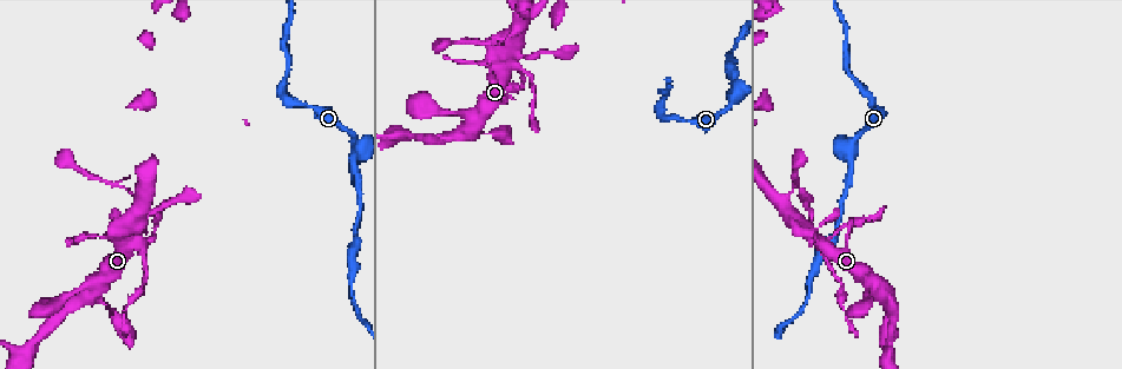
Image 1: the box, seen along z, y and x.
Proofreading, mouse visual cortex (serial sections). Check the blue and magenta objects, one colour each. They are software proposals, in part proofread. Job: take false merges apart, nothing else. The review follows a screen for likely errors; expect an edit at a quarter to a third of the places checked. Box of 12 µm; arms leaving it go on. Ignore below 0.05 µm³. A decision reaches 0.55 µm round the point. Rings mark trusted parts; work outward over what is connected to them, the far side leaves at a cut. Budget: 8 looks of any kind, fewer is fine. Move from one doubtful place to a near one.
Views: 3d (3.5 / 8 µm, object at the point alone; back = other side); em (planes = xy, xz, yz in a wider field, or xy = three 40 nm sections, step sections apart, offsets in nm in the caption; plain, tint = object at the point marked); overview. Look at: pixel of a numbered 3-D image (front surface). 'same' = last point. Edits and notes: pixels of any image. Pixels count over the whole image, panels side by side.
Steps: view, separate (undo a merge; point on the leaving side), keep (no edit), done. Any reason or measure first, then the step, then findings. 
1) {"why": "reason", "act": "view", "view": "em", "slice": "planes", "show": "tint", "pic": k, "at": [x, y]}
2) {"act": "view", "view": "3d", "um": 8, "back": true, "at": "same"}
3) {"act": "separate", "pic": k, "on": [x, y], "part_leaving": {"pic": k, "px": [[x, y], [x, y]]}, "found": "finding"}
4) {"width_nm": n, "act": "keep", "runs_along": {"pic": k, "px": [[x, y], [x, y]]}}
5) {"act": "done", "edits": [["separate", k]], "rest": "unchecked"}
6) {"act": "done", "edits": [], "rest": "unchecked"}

{"why": "sudden change in width", "act": "view", "view": "3d", "um": 3.5, "pic": 1, "at": [27, 352]}

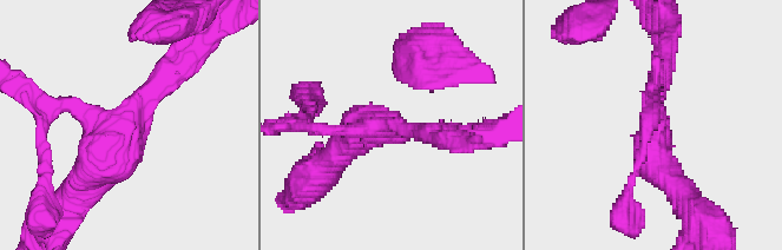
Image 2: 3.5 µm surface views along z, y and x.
{"arms": 3, "arm_widths_nm": [150, 250, 500], "act": "view", "view": "em", "slice": "planes", "show": "tint", "pic": 2, "at": [386, 122]}

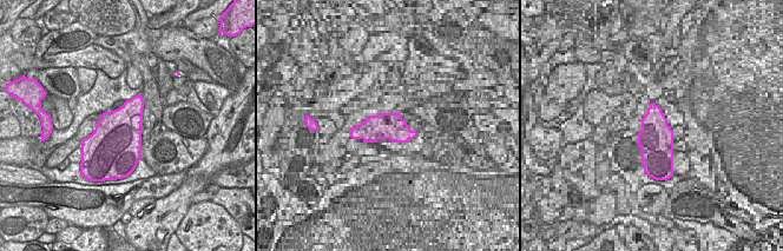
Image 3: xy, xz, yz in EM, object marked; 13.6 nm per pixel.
{"act": "view", "view": "em", "slice": "xy", "step": 2, "show": "tint", "at": "same"}

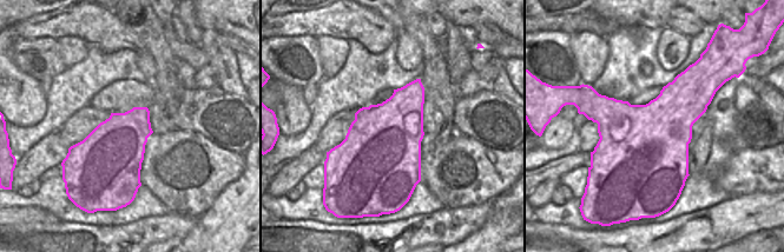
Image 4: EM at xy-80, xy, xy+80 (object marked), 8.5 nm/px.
{"act": "keep", "found": "all the same cell"}

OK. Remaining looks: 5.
{"act": "view", "view": "3d", "um": 8, "pic": 1, "at": [138, 250]}

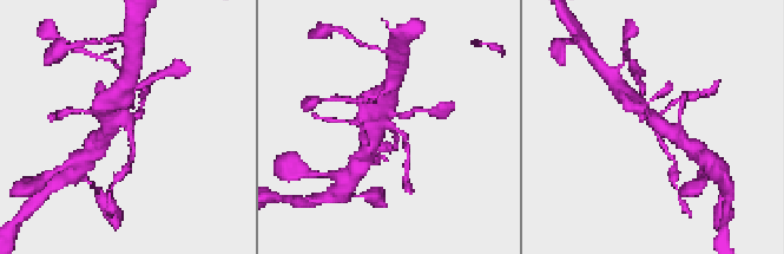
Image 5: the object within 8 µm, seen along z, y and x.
{"act": "view", "view": "3d", "um": 3.5, "pic": 5, "at": [649, 123]}

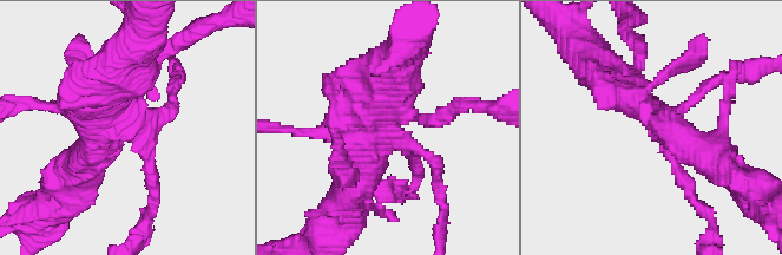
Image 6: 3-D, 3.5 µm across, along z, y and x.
{"arms": 3, "arm_widths_nm": [150, 150, 450], "act": "view", "view": "em", "slice": "xy", "step": 2, "show": "tint", "pic": 6, "at": [395, 140]}

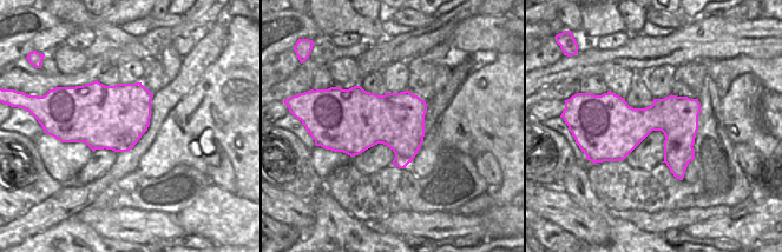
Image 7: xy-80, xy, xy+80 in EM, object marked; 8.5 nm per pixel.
{"act": "keep", "runs_along": {"pic": 6, "px": [[355, 183], [385, 138], [418, 171]]}, "found": "all the same cell"}

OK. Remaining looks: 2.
{"act": "view", "view": "3d", "um": 3.5, "pic": 1, "at": [870, 96]}

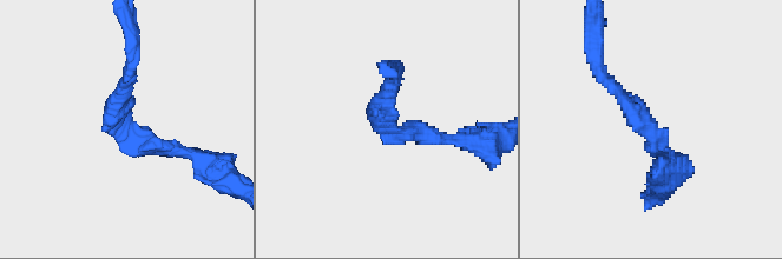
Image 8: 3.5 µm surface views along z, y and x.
{"act": "keep", "runs_along": {"pic": 8, "px": [[663, 152], [655, 131], [600, 68]]}, "found": "all the same cell"}

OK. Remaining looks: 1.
{"act": "done", "edits": [], "rest": "unchecked"}

